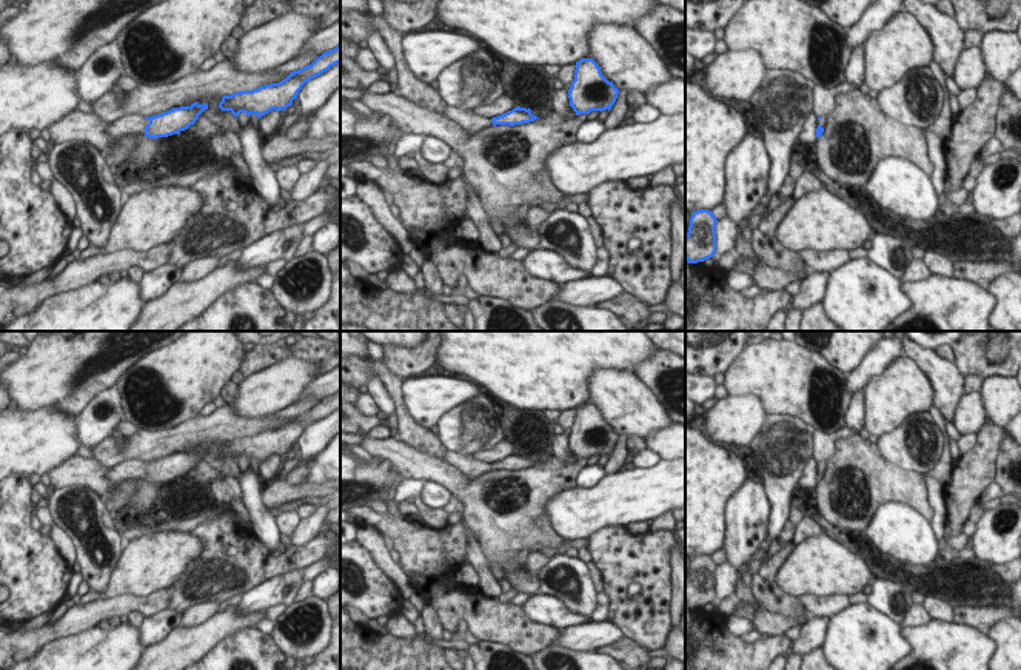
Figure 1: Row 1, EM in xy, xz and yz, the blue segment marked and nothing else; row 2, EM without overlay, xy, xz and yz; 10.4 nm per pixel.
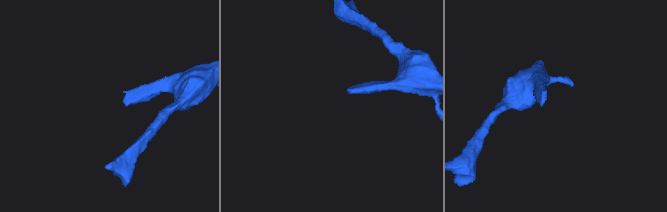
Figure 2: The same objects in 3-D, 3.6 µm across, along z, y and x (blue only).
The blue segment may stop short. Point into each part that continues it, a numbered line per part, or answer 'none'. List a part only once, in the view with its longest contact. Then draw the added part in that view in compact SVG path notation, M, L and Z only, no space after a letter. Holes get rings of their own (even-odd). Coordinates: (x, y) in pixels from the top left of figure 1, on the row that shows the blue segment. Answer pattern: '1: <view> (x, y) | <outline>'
1: xy (128, 123) | M126 114L123 117L115 119L112 123L108 123L105 134L111 137L119 137L132 132L145 136L145 128L148 123L149 120L142 116Z

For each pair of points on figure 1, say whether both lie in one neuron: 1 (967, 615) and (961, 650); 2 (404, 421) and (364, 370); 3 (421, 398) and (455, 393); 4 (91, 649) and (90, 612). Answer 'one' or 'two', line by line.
1: two
2: one
3: one
4: two

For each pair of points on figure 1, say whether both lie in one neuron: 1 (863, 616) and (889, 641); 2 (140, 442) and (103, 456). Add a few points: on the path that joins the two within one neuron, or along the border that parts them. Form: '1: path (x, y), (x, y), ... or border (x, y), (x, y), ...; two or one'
1: path (869, 623), (883, 635); one
2: path (131, 452), (113, 453); one

